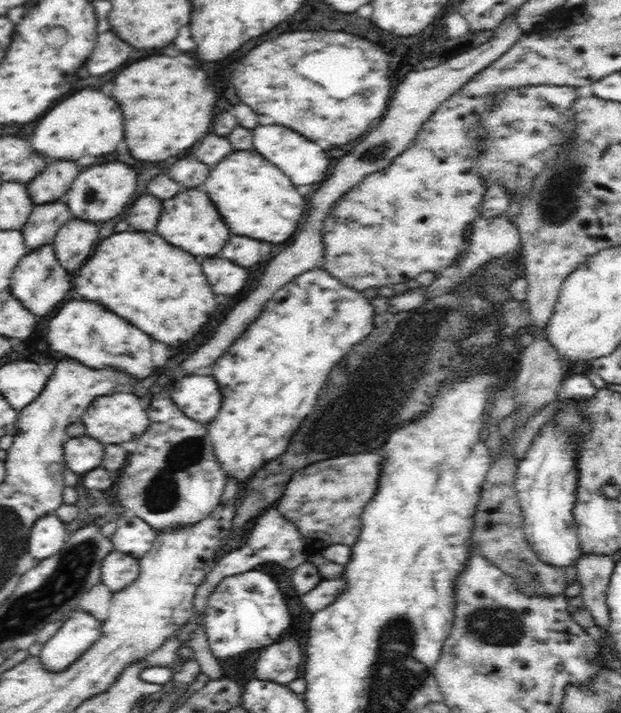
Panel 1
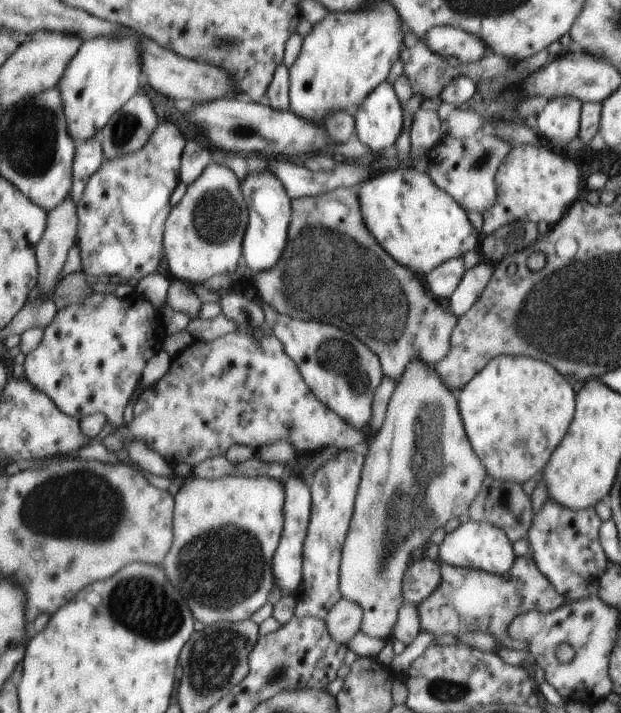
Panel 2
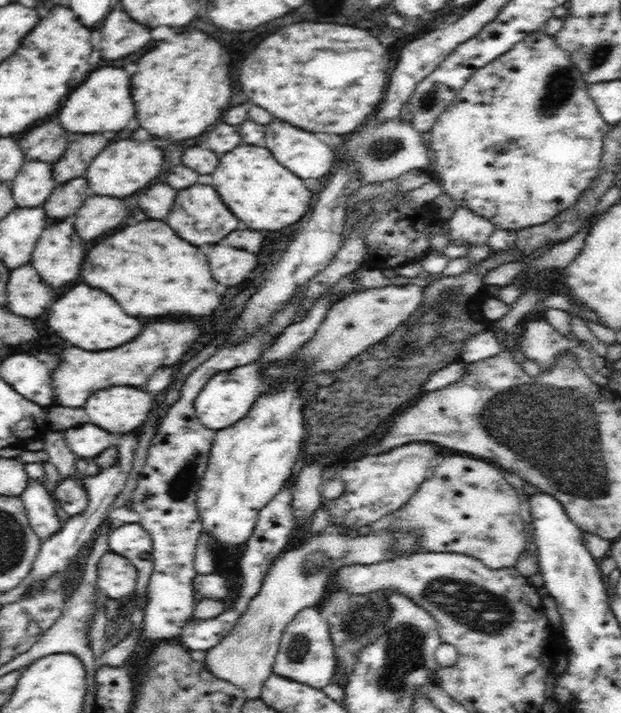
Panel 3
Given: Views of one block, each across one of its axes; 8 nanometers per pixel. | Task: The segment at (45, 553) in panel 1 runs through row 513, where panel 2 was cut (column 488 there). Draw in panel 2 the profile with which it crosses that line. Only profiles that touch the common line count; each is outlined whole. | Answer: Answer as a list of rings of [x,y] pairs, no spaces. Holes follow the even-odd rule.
[[[450,25],[434,26],[430,32],[426,32],[424,41],[434,54],[455,57],[460,64],[478,62],[490,53],[478,36]]]

